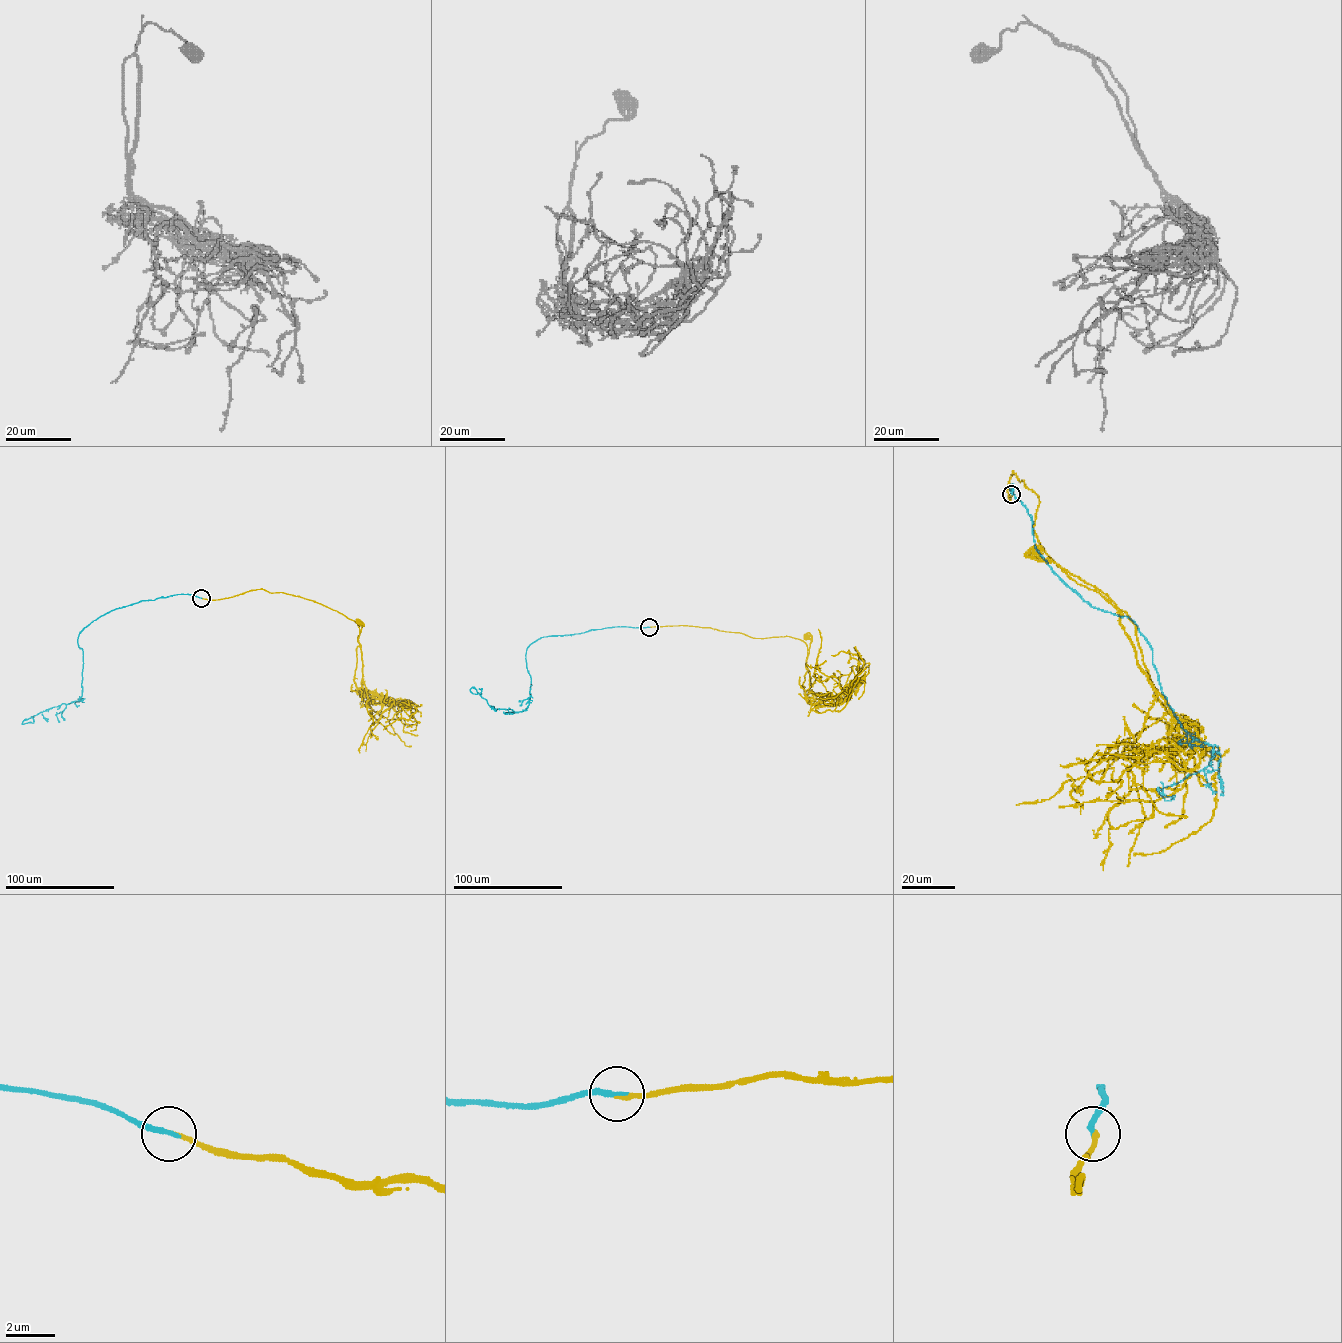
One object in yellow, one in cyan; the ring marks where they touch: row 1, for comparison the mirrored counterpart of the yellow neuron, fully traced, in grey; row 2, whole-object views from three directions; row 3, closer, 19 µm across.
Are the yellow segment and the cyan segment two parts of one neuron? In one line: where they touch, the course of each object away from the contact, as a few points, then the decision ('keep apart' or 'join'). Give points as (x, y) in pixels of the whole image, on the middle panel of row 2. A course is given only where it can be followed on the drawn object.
place (649, 627); course yellow (649, 627), (710, 627), (755, 638), (788, 636), (806, 643), (808, 671), (805, 663), (811, 640), (806, 636); course cyan (649, 627), (534, 641), (525, 654), (531, 685), (522, 711), (495, 709), (470, 691), (479, 688); join

